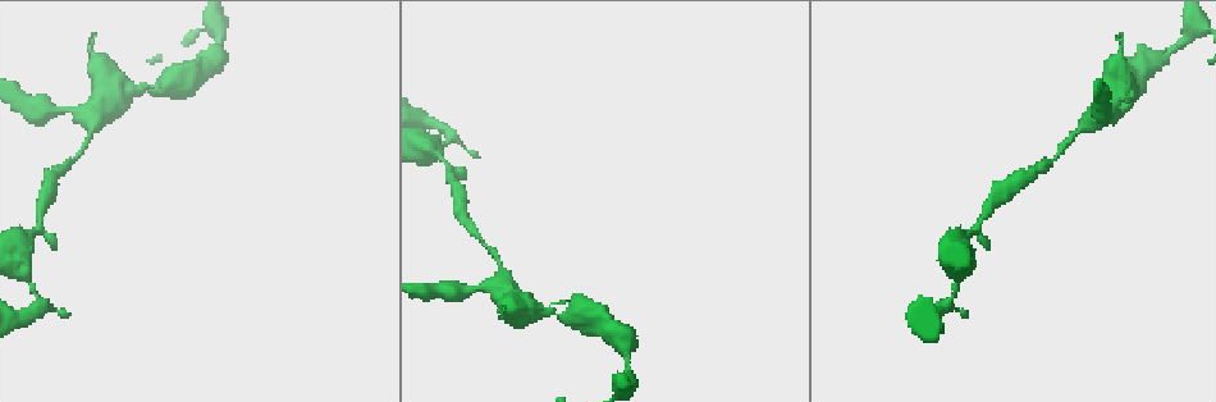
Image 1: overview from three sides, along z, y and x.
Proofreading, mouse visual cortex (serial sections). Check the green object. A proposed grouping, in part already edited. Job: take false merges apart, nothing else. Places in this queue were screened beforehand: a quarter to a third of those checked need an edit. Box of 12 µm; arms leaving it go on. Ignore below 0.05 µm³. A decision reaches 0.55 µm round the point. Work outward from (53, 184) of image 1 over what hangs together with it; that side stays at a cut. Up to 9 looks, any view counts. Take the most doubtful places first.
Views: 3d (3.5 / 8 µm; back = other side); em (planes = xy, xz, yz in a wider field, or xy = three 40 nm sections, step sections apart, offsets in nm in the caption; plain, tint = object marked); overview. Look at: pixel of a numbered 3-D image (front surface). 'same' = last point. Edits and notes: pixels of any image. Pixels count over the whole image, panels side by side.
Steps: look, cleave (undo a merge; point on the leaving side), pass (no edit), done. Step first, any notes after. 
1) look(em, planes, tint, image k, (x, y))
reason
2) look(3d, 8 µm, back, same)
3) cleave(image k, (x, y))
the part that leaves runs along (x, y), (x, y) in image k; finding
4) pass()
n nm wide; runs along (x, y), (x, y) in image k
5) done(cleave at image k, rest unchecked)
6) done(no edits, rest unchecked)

look(3d, 3.5 µm, image 1, (972, 233))
a narrow waist

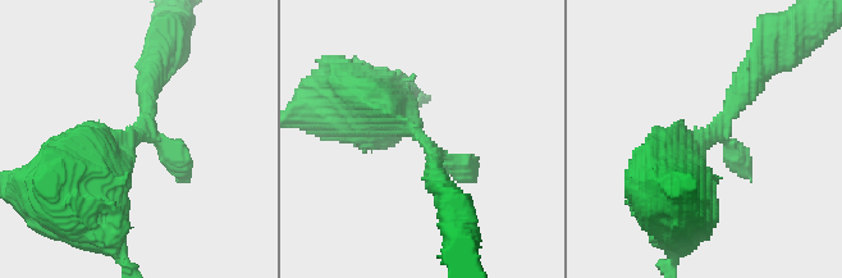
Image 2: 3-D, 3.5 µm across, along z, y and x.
look(em, xy, step 2, tint, image 2, (418, 134))

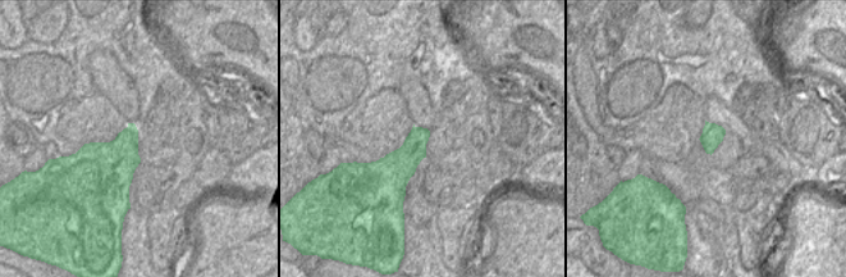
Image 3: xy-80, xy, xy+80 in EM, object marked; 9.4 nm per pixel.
look(em, xy, step 3, tint, same)
cut it another way

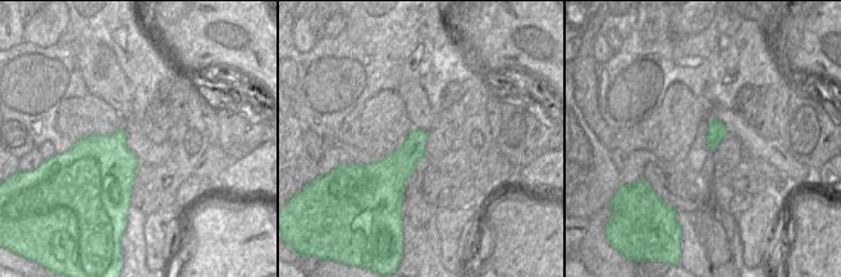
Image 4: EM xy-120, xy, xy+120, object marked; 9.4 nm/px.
pass()
runs along (754, 72), (678, 174), (682, 201) in image 2; all the same cell

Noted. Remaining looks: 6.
look(3d, 3.5 µm, image 1, (41, 309))
sharp bend

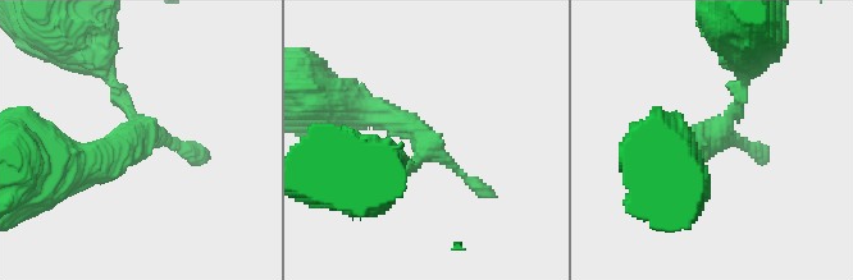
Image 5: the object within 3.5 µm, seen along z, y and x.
look(em, xy, step 3, tint, image 5, (715, 138))

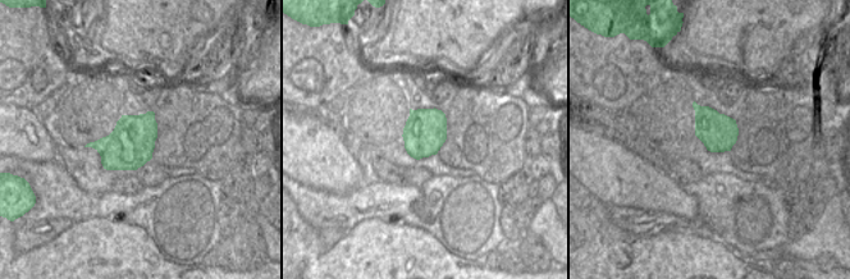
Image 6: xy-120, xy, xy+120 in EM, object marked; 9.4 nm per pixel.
look(em, xy, step 5, tint, same)

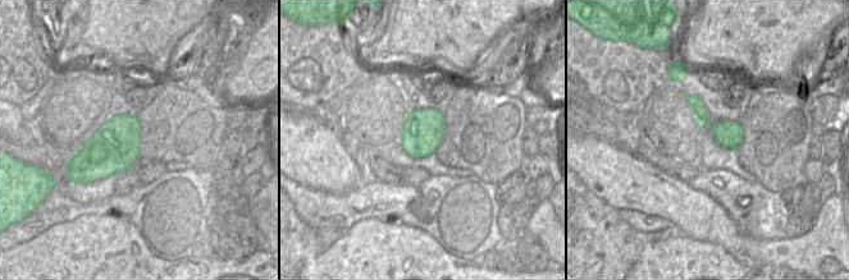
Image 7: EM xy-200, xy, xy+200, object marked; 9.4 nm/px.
pass()
runs along (746, 70), (739, 105), (680, 164) in image 5; all the same cell

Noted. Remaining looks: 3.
look(3d, 3.5 µm, image 1, (1093, 121))
a narrow waist

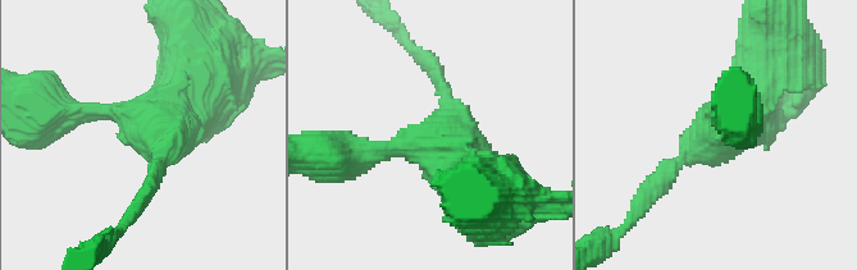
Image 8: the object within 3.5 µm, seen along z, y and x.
look(em, xy, step 5, tint, image 8, (165, 143))

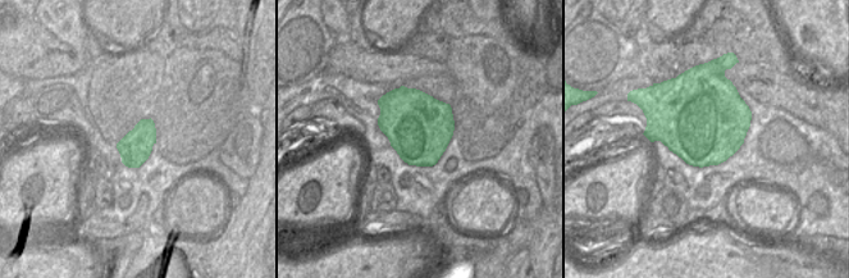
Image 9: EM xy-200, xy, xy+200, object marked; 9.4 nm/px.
look(em, xy, step 3, tint, same)

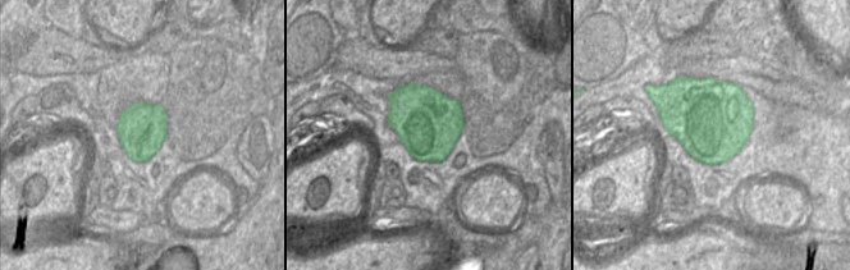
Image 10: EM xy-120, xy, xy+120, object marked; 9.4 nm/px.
pass()
runs along (664, 178), (750, 108), (769, 72) in image 8; one cell here

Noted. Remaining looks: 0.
done(no edits, rest unchecked)

